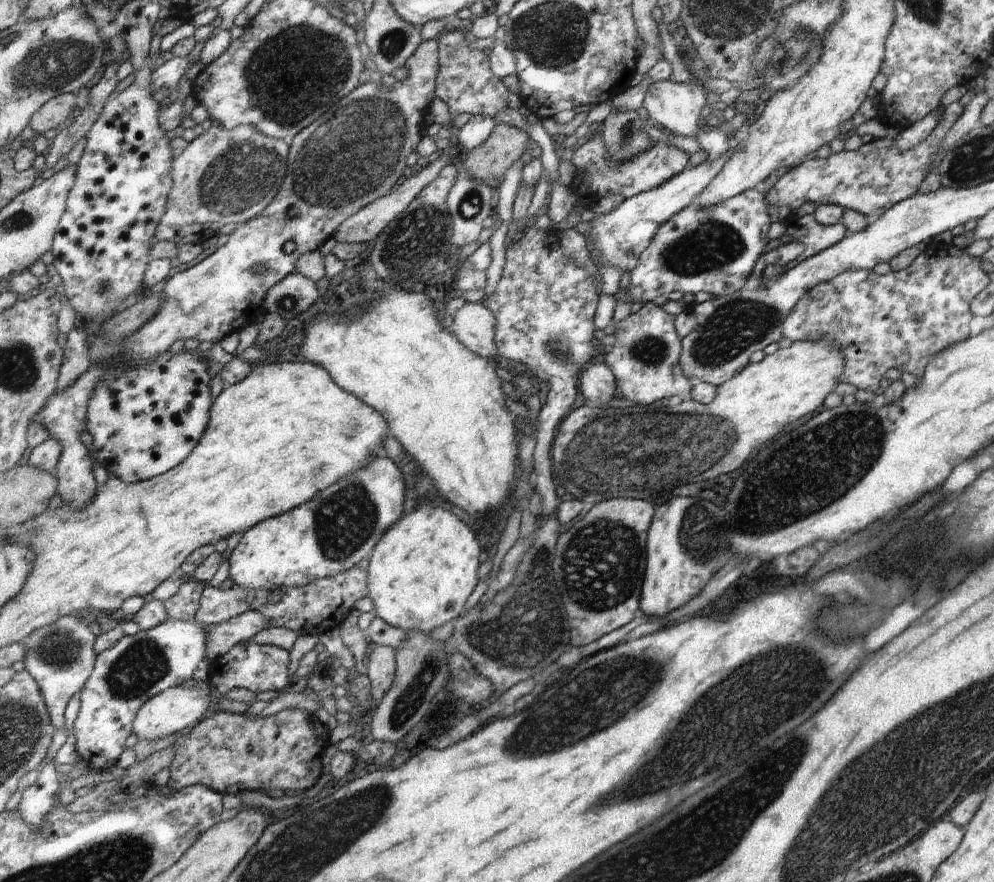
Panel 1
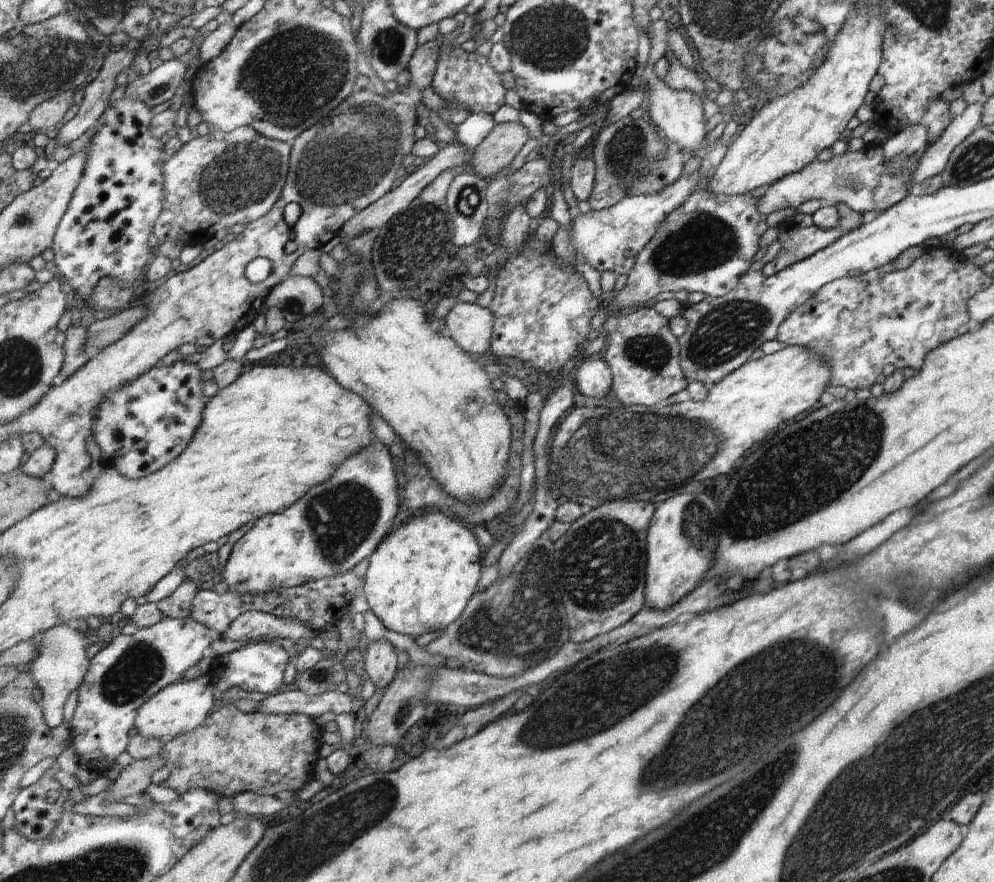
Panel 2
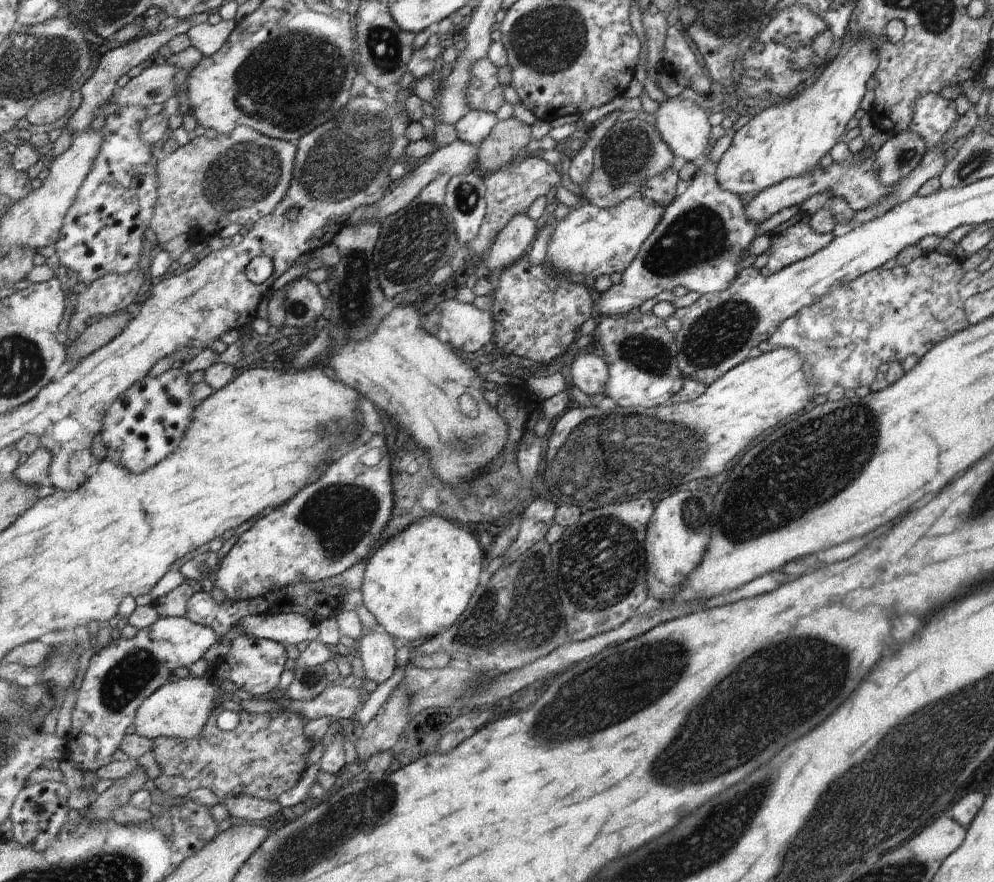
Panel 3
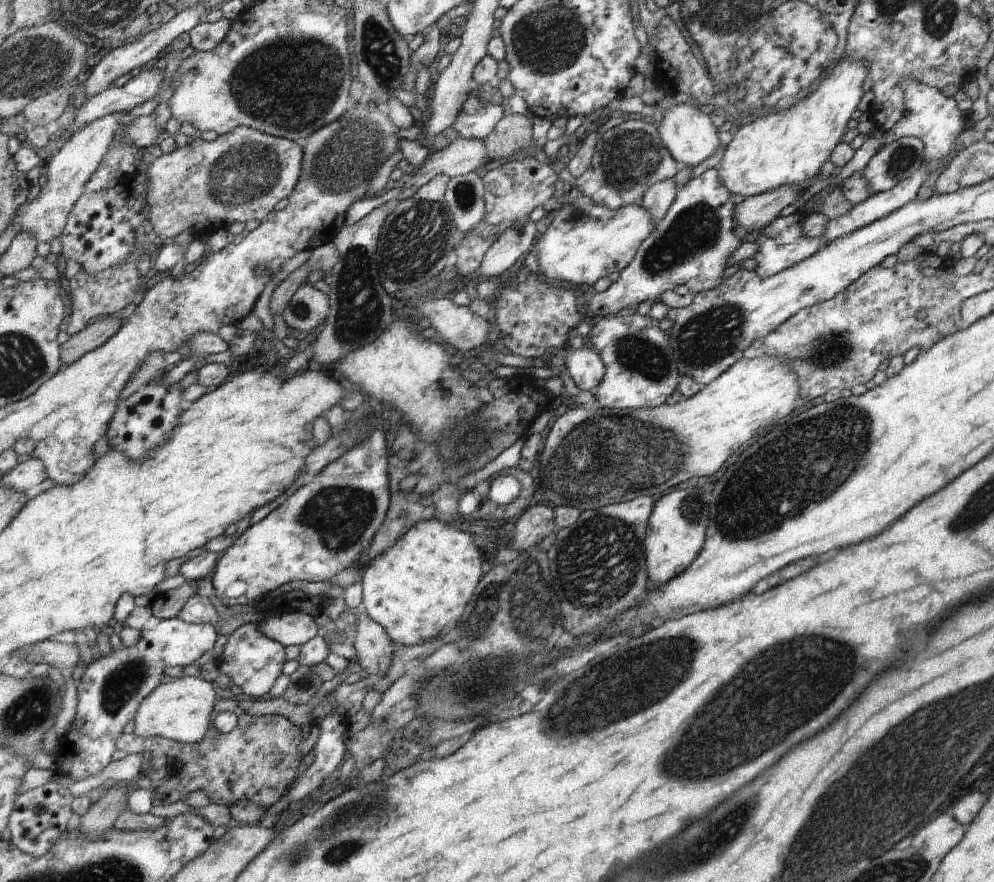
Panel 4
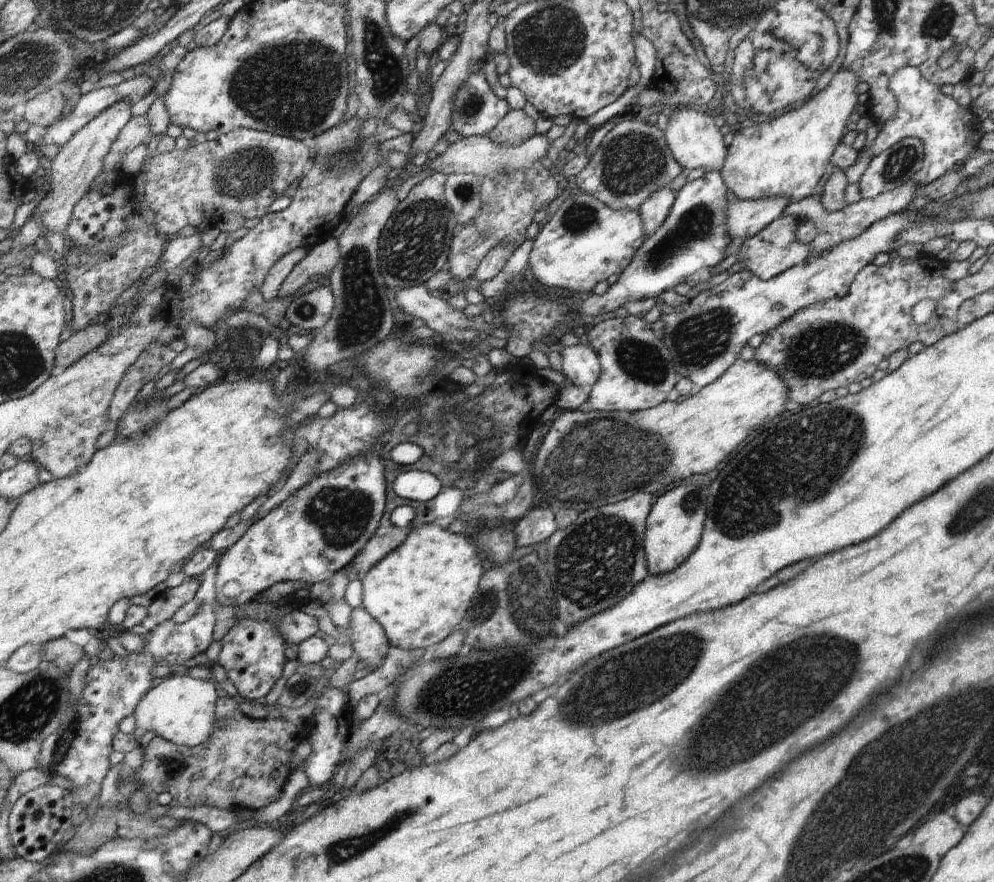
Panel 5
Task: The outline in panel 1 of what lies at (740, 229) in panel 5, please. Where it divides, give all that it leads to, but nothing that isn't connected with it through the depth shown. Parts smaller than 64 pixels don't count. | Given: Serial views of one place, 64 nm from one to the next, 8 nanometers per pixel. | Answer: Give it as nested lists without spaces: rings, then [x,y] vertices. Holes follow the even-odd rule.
[[[959,101],[948,104],[933,130],[921,142],[904,151],[900,151],[892,140],[874,138],[854,151],[842,150],[824,159],[803,161],[780,176],[766,192],[766,207],[773,204],[794,210],[803,202],[816,205],[831,203],[861,213],[870,221],[878,219],[894,204],[917,194],[919,184],[931,173],[929,168],[934,155],[941,151],[942,138],[953,126],[954,120],[959,118],[962,110]]]

